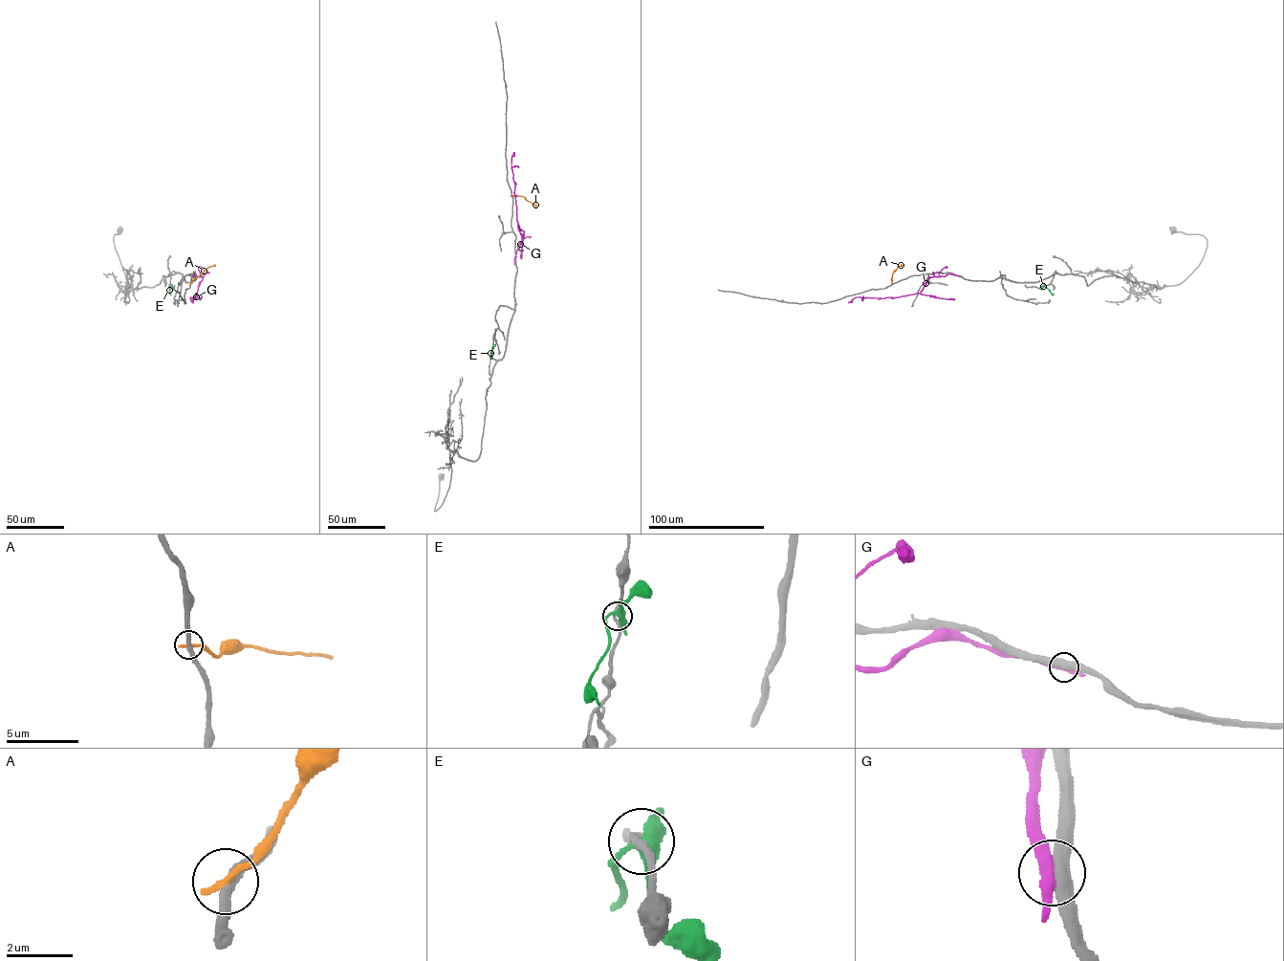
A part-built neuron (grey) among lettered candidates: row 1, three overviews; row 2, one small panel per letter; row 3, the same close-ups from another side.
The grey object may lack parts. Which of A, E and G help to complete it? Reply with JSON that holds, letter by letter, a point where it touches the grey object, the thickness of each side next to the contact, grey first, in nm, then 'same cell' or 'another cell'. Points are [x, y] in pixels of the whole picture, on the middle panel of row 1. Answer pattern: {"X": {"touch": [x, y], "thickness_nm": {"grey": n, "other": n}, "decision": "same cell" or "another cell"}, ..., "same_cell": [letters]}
{"A": {"touch": [511, 195], "thickness_nm": {"grey": 320, "other": 240}, "decision": "another cell"}, "E": {"touch": [492, 347], "thickness_nm": {"grey": 200, "other": 440}, "decision": "another cell"}, "G": {"touch": [515, 263], "thickness_nm": {"grey": 480, "other": 320}, "decision": "another cell"}, "same_cell": []}

